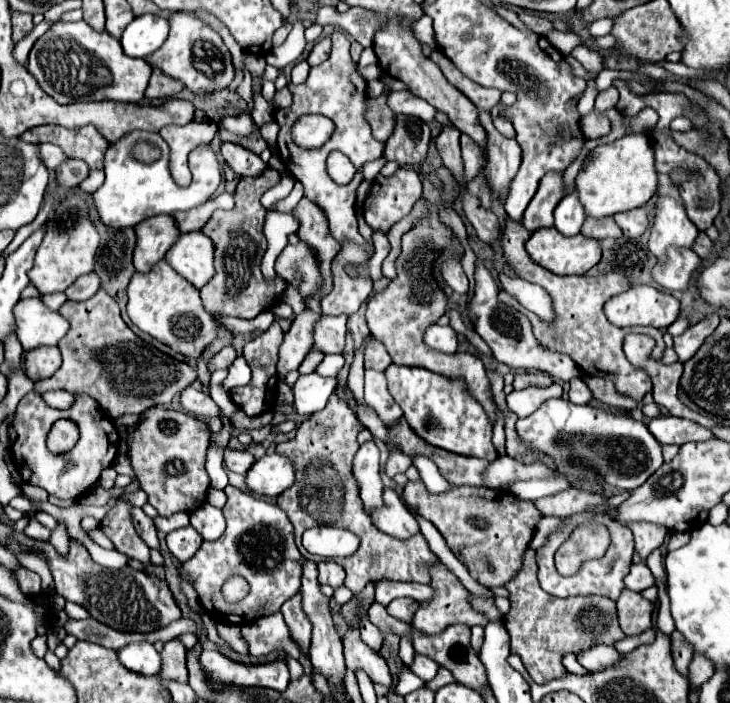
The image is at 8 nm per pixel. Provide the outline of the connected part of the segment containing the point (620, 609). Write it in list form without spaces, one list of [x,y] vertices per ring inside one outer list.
[[[623,589],[621,597],[617,599],[617,613],[619,613],[619,625],[623,633],[639,635],[651,627],[653,603],[643,599],[641,593]]]

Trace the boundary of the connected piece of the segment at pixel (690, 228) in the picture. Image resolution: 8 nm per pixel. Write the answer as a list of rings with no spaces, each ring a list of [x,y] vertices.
[[[657,197],[649,237],[649,249],[657,259],[665,259],[665,249],[669,245],[691,247],[697,233],[695,223],[687,217],[687,211],[679,201],[673,197]]]

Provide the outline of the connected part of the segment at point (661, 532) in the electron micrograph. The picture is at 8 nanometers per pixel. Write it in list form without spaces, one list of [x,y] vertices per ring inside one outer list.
[[[631,523],[629,529],[635,535],[635,551],[639,553],[639,557],[645,561],[649,557],[649,553],[663,545],[665,537],[667,537],[667,529],[655,523]]]

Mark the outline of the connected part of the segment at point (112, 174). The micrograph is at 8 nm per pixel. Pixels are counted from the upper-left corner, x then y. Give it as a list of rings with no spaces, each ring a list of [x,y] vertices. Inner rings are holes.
[[[131,131],[119,141],[111,143],[107,153],[105,153],[105,165],[107,165],[107,175],[105,183],[93,193],[95,199],[95,209],[99,213],[101,223],[113,229],[125,229],[141,223],[147,217],[153,215],[173,215],[175,211],[187,211],[193,209],[205,201],[211,199],[211,195],[217,191],[222,180],[222,165],[217,159],[217,155],[211,151],[211,145],[201,145],[201,149],[193,151],[189,155],[189,165],[193,173],[193,181],[189,187],[179,187],[169,171],[169,145],[159,133],[149,133],[149,131]],[[147,139],[161,149],[161,159],[155,163],[139,163],[135,161],[129,151],[135,141]]]

